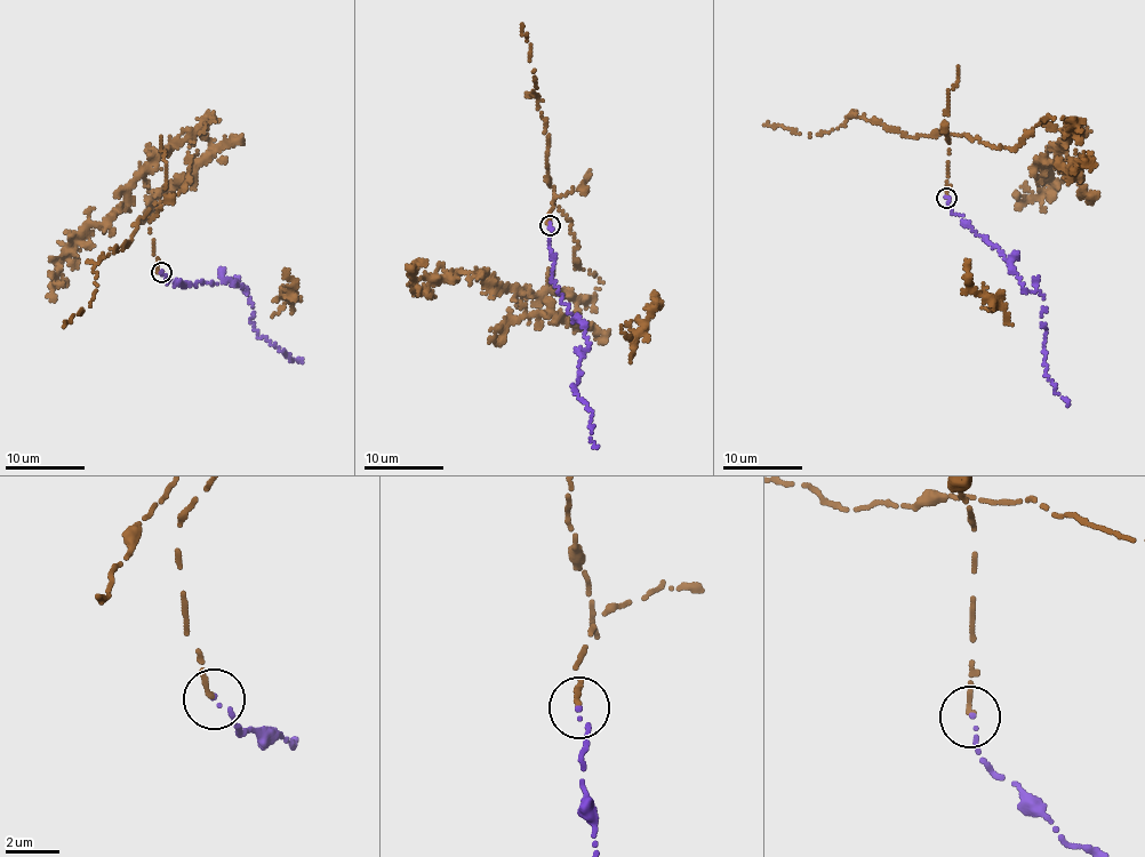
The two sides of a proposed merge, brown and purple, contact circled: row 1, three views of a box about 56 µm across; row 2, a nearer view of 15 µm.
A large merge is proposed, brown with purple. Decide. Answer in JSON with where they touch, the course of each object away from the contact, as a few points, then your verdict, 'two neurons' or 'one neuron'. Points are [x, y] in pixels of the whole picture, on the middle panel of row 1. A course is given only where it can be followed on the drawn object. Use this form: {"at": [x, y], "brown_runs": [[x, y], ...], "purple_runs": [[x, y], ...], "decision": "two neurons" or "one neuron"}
{"at": [550, 225], "brown_runs": [[550, 224], [558, 194], [577, 265], [600, 279], [591, 296], [462, 272], [418, 289], [427, 261]], "purple_runs": [[549, 224], [552, 281], [590, 343], [573, 385], [591, 415], [590, 434], [598, 449]], "decision": "one neuron"}

